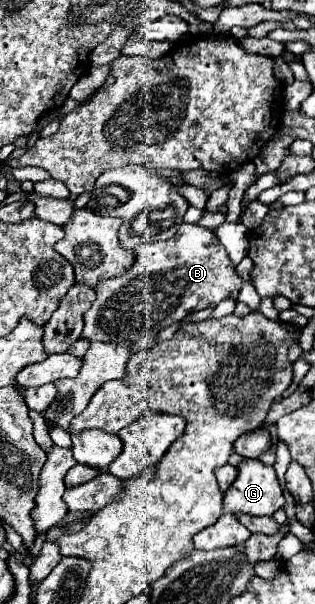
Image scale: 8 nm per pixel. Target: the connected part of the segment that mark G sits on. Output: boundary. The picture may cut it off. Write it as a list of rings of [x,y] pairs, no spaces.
[[[247,460],[239,464],[237,480],[225,492],[223,512],[235,516],[273,516],[283,504],[285,498],[275,470],[259,460]]]

